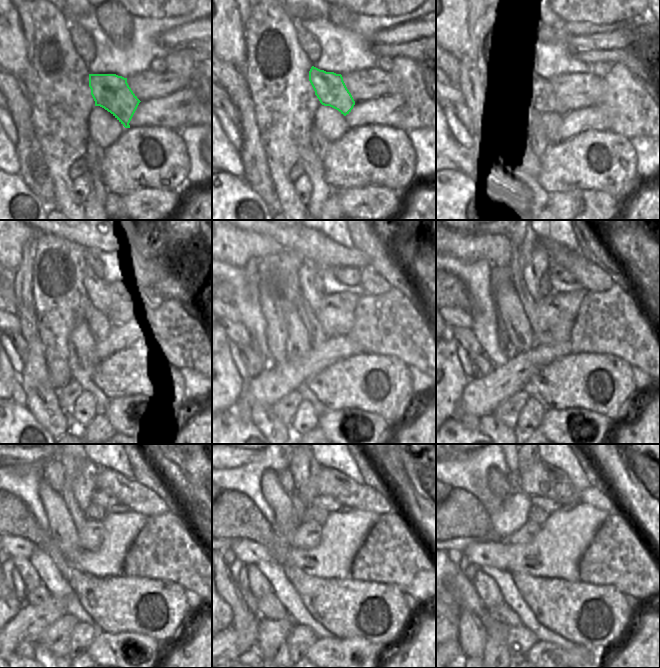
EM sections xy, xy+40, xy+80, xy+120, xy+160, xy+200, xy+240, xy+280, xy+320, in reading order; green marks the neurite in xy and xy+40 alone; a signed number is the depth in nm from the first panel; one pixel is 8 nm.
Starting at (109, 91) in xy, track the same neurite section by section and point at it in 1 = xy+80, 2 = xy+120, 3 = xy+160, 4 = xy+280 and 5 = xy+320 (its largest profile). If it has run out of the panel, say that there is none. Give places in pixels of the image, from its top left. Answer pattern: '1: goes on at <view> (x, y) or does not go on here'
1: goes on at xy+80 (545, 80)
2: goes on at xy+120 (95, 294)
3: goes on at xy+160 (310, 300)
4: goes on at xy+280 (303, 466)
5: goes on at xy+320 (524, 464)

